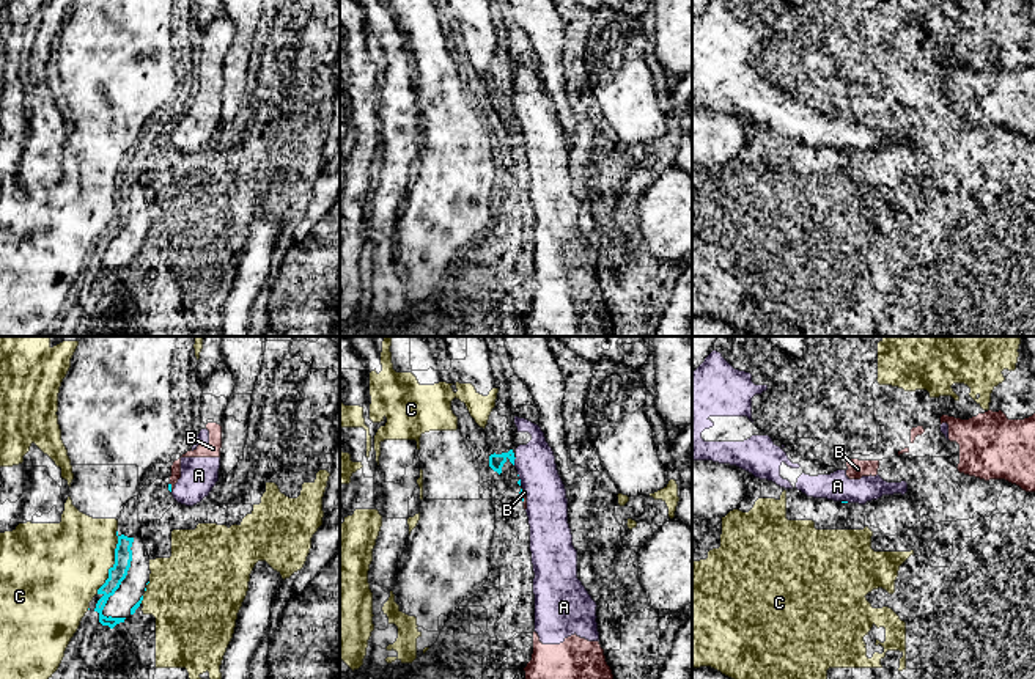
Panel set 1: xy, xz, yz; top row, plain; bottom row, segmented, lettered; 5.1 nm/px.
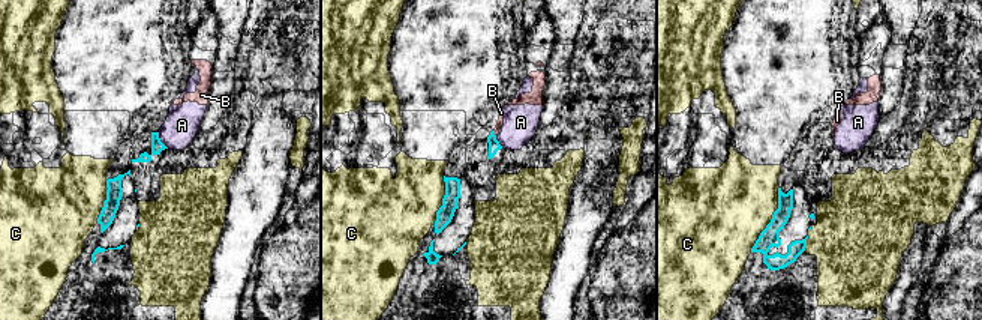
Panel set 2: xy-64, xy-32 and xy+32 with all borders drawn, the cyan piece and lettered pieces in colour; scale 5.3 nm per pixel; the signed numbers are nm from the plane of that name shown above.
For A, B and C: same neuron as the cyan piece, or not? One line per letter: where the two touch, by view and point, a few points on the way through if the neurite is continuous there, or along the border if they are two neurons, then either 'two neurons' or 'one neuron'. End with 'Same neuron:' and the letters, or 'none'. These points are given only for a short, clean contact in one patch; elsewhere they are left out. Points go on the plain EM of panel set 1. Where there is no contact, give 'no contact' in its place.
A: contact xz (513, 109); border xz (516, 106), (513, 112); two neurons
B: contact xz (523, 143); border xz (521, 137), (524, 148); two neurons
C: contact xy (115, 211); two neurons
Same neuron: none

